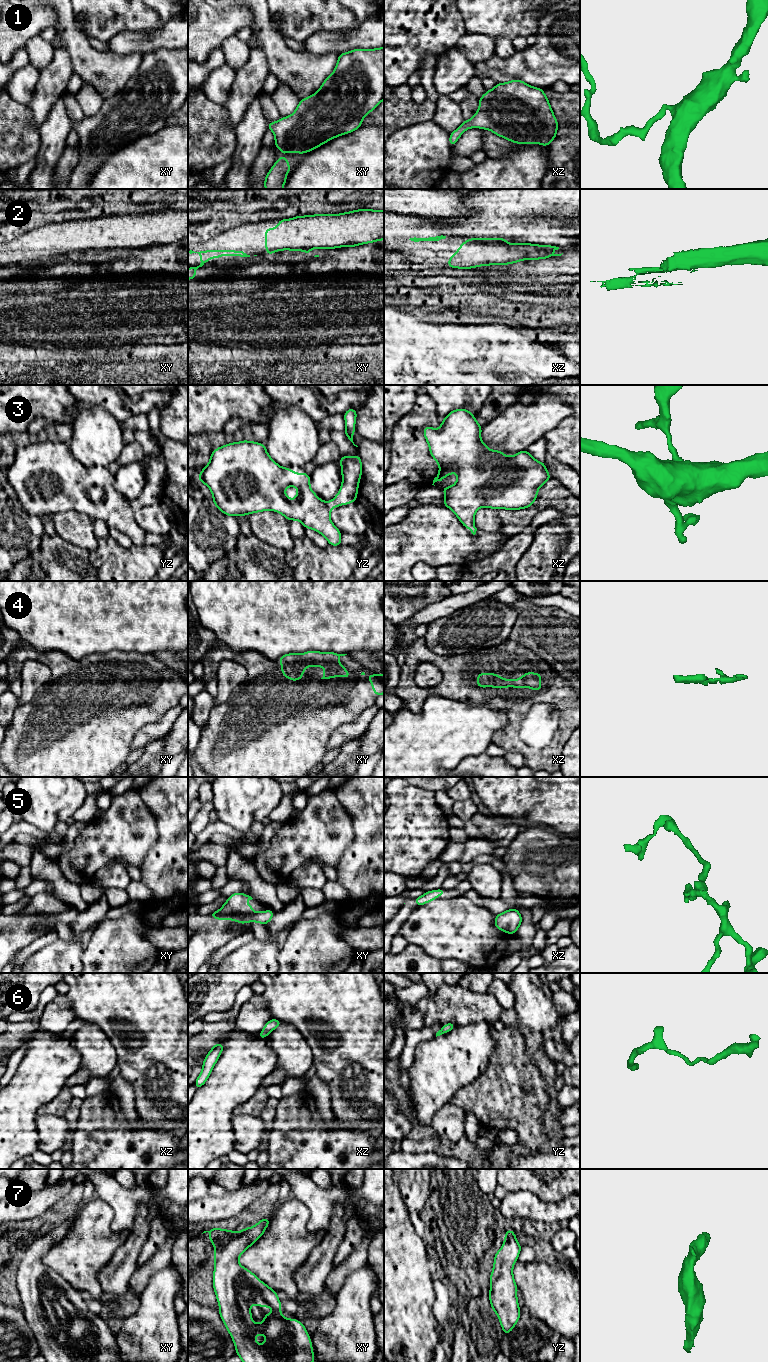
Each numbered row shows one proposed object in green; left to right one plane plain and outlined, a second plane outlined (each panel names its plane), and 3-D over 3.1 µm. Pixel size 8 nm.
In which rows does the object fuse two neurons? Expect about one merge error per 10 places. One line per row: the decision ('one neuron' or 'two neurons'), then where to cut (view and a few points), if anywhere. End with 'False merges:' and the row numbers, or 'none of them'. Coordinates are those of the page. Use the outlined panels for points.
1: one neuron; cut none
2: one neuron; cut none
3: one neuron; cut none
4: one neuron; cut none
5: one neuron; cut none
6: one neuron; cut none
7: one neuron; cut none
False merges: none of them

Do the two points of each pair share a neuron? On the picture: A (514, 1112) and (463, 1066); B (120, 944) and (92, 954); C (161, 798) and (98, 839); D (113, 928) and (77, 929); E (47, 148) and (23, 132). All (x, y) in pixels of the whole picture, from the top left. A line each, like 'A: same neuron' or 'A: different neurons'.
A: different neurons
B: same neuron
C: different neurons
D: different neurons
E: different neurons

